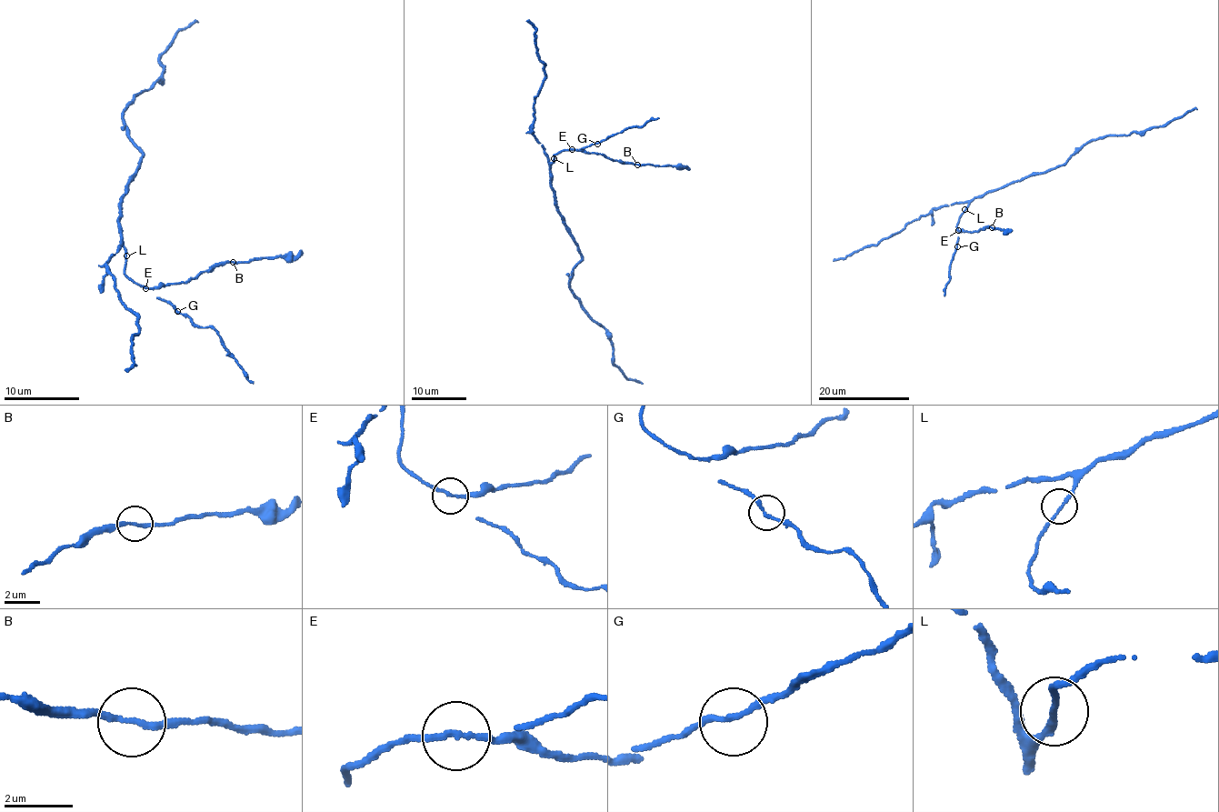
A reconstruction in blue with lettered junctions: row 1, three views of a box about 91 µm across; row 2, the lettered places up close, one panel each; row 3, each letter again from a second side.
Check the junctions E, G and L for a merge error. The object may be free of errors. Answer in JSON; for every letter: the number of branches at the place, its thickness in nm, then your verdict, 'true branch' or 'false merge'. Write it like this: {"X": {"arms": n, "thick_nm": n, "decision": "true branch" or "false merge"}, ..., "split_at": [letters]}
{"E": {"arms": 2, "thick_nm": 160, "decision": "false merge"}, "G": {"arms": 2, "thick_nm": 160, "decision": "true branch"}, "L": {"arms": 2, "thick_nm": 150, "decision": "true branch"}, "split_at": ["E"]}

